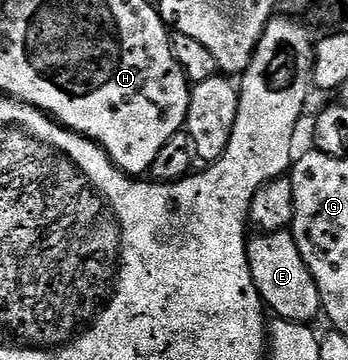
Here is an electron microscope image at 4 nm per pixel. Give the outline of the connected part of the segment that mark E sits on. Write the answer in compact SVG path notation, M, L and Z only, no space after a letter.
M292 231L266 232L254 237L248 241L247 247L251 278L261 295L261 303L274 317L296 323L308 325L316 316L320 317L319 290L315 286L315 278L311 278L311 270L307 270L307 262L303 262L303 254L299 254L299 246L295 246Z

